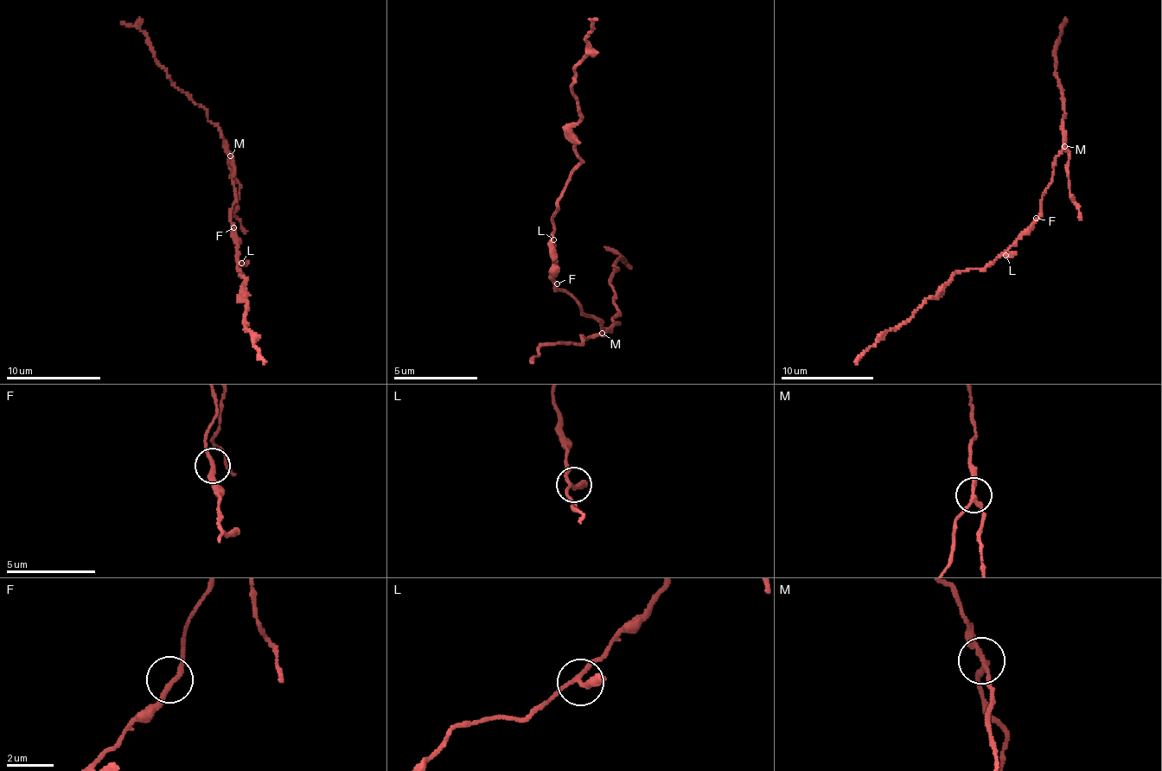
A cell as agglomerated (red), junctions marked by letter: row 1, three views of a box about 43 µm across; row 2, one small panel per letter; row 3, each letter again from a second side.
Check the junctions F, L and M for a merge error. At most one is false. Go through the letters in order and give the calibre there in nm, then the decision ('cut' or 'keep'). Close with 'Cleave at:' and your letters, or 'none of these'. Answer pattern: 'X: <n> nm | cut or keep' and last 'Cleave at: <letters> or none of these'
F: 240 nm | keep
L: 200 nm | keep
M: 200 nm | cut
Cleave at: M

